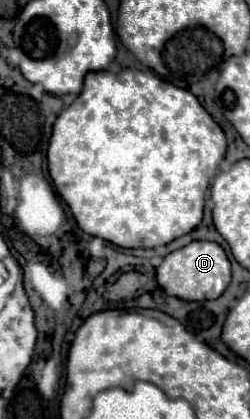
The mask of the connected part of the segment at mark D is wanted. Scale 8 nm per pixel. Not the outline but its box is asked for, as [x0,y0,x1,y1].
[156,242,230,300]

